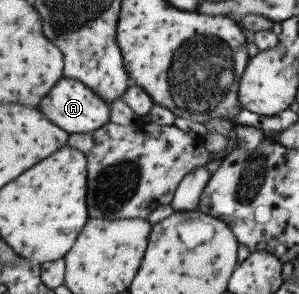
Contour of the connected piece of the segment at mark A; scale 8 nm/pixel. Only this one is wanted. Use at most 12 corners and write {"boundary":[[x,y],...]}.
{"boundary":[[64,77],[39,110],[69,136],[96,132],[110,102]]}

